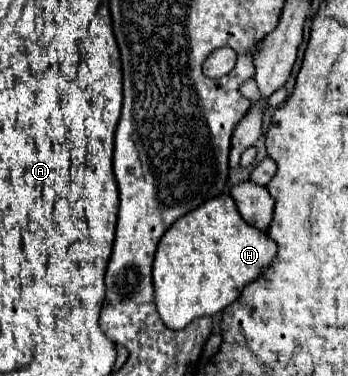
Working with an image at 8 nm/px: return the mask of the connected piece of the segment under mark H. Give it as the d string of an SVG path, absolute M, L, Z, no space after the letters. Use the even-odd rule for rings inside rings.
M223 193L189 211L161 237L153 261L159 317L169 329L185 329L199 317L213 317L237 301L243 287L259 279L277 257L277 243L243 221L231 195Z

